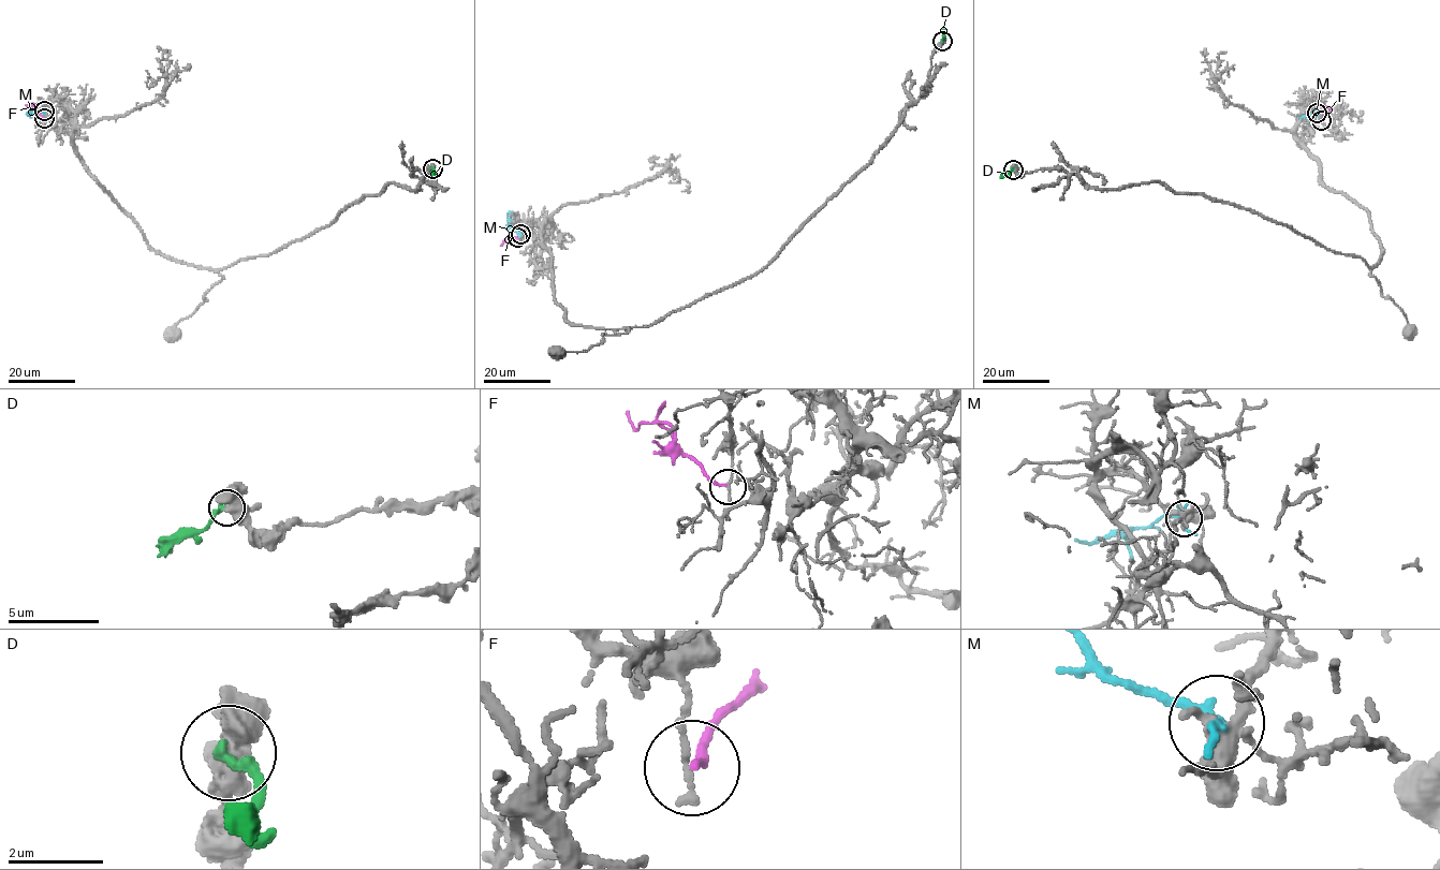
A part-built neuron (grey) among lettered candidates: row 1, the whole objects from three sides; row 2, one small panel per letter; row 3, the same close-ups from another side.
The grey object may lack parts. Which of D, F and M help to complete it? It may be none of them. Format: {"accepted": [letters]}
{"accepted": []}

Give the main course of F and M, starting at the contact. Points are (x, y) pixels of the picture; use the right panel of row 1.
F: (1321, 120), (1324, 109), (1334, 106)
M: (1317, 113), (1297, 116)

